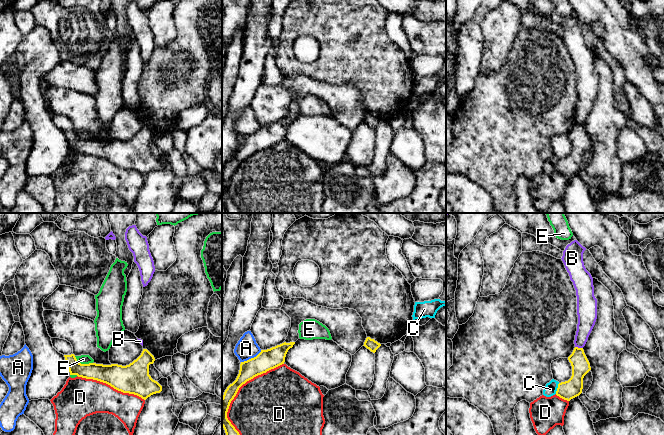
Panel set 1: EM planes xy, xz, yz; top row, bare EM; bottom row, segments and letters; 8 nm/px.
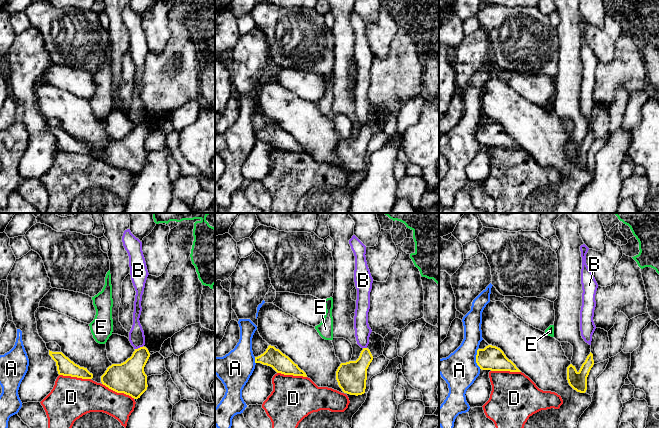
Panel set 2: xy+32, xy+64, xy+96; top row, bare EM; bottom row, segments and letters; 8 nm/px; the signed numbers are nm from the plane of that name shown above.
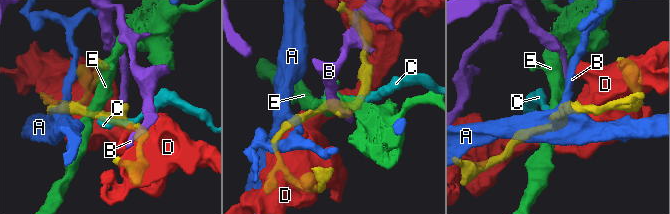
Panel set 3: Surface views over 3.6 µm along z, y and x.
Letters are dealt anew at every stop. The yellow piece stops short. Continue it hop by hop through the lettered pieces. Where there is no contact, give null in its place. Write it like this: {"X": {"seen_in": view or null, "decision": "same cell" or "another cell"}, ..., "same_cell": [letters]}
{"A": {"seen_in": "xz", "decision": "another cell"}, "B": {"seen_in": "yz", "decision": "another cell"}, "C": {"seen_in": "yz", "decision": "another cell"}, "D": {"seen_in": "xz", "decision": "another cell"}, "E": {"seen_in": "xy", "decision": "another cell"}, "same_cell": []}

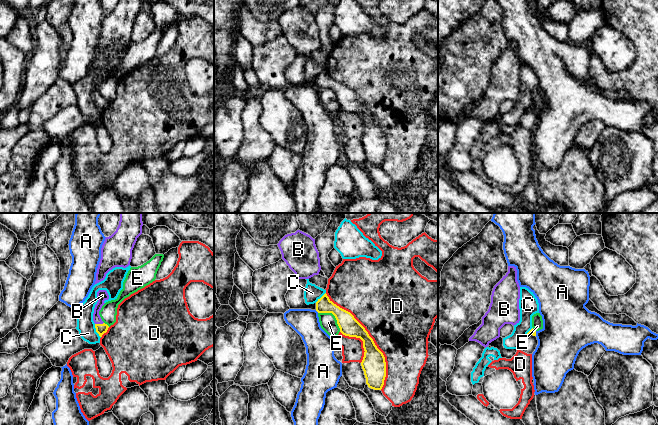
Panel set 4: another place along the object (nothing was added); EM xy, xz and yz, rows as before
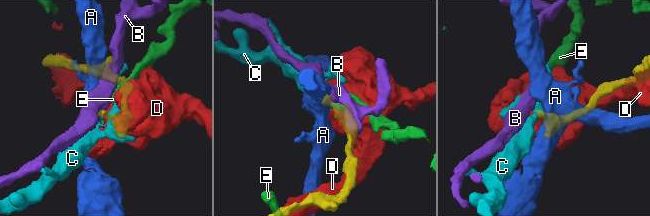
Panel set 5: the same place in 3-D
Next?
{"A": {"seen_in": "xz", "decision": "another cell"}, "B": {"seen_in": "xy", "decision": "same cell"}, "C": {"seen_in": "xy", "decision": "another cell"}, "D": {"seen_in": "xz", "decision": "another cell"}, "E": {"seen_in": "xz", "decision": "another cell"}, "same_cell": ["B"]}

